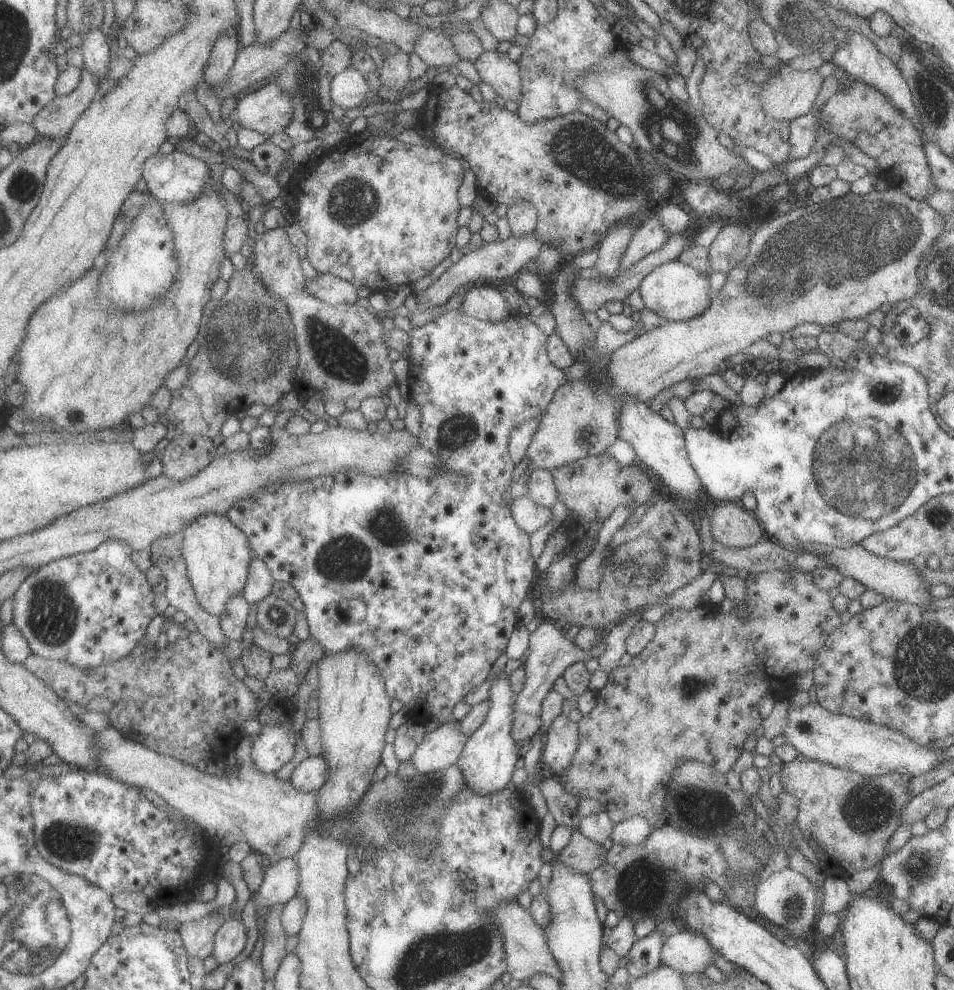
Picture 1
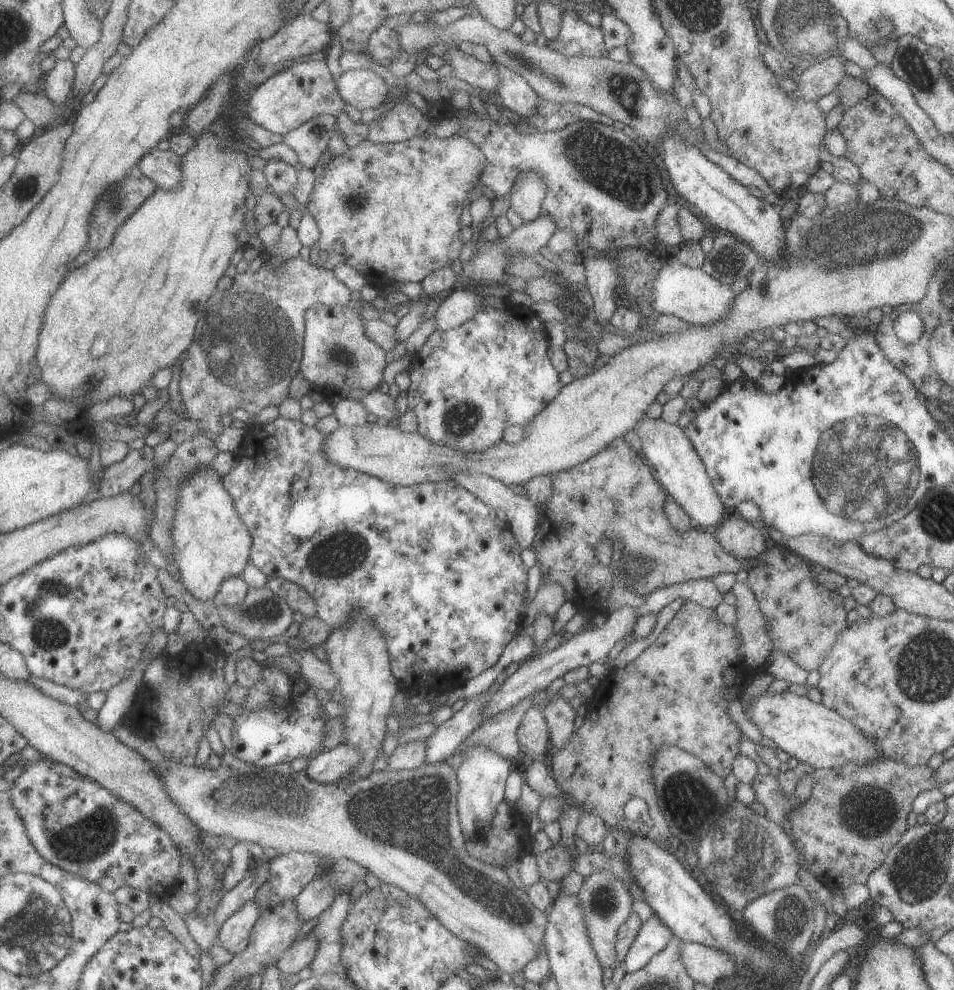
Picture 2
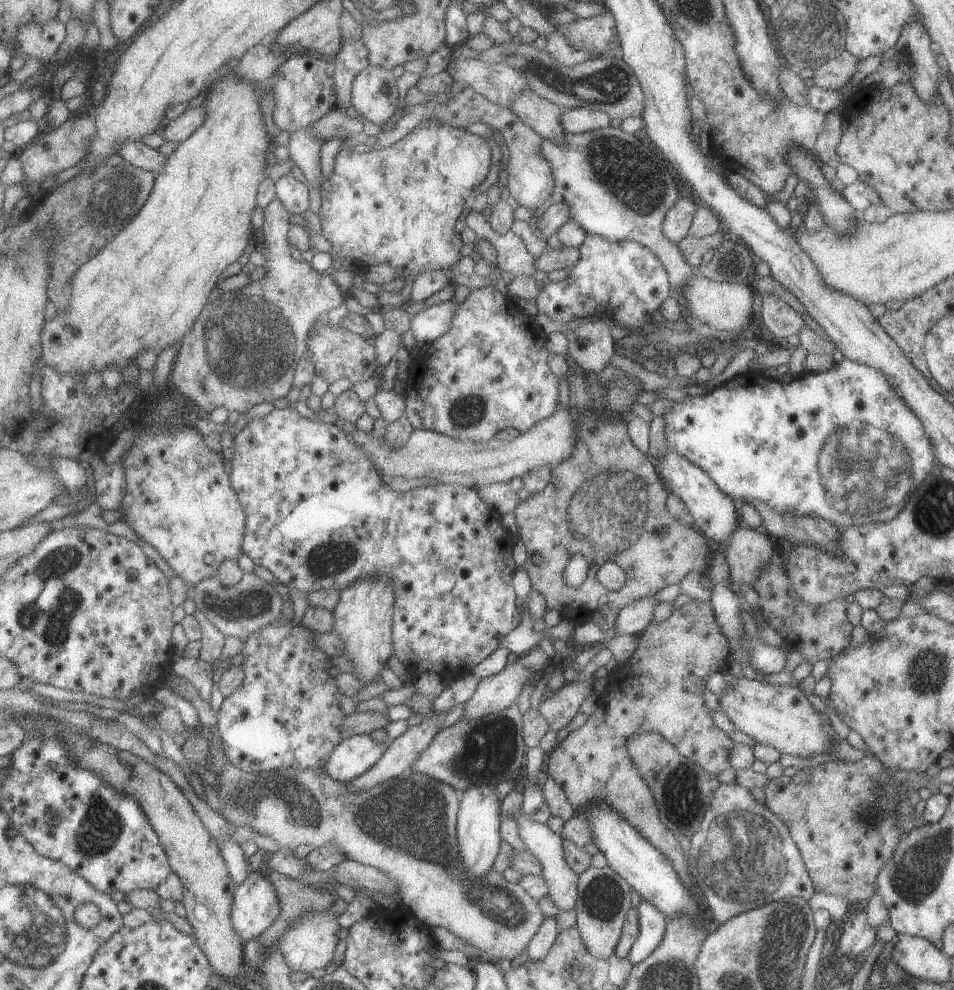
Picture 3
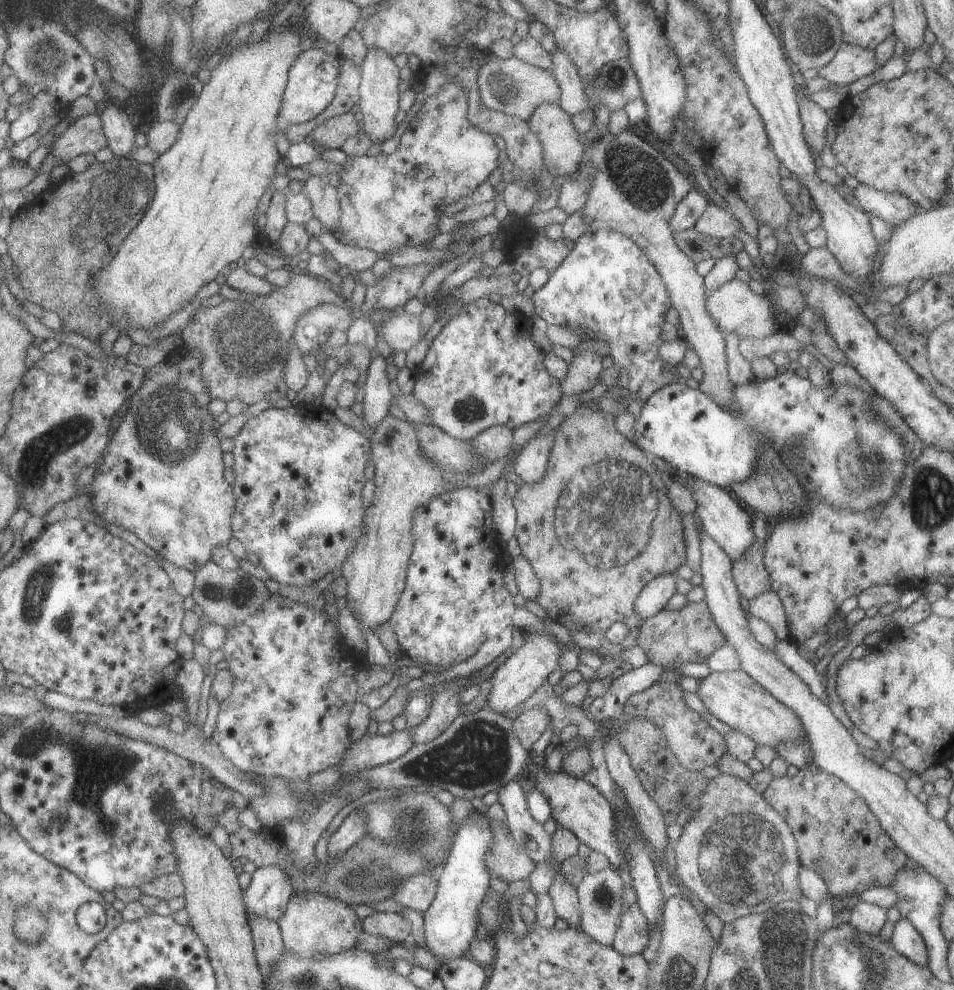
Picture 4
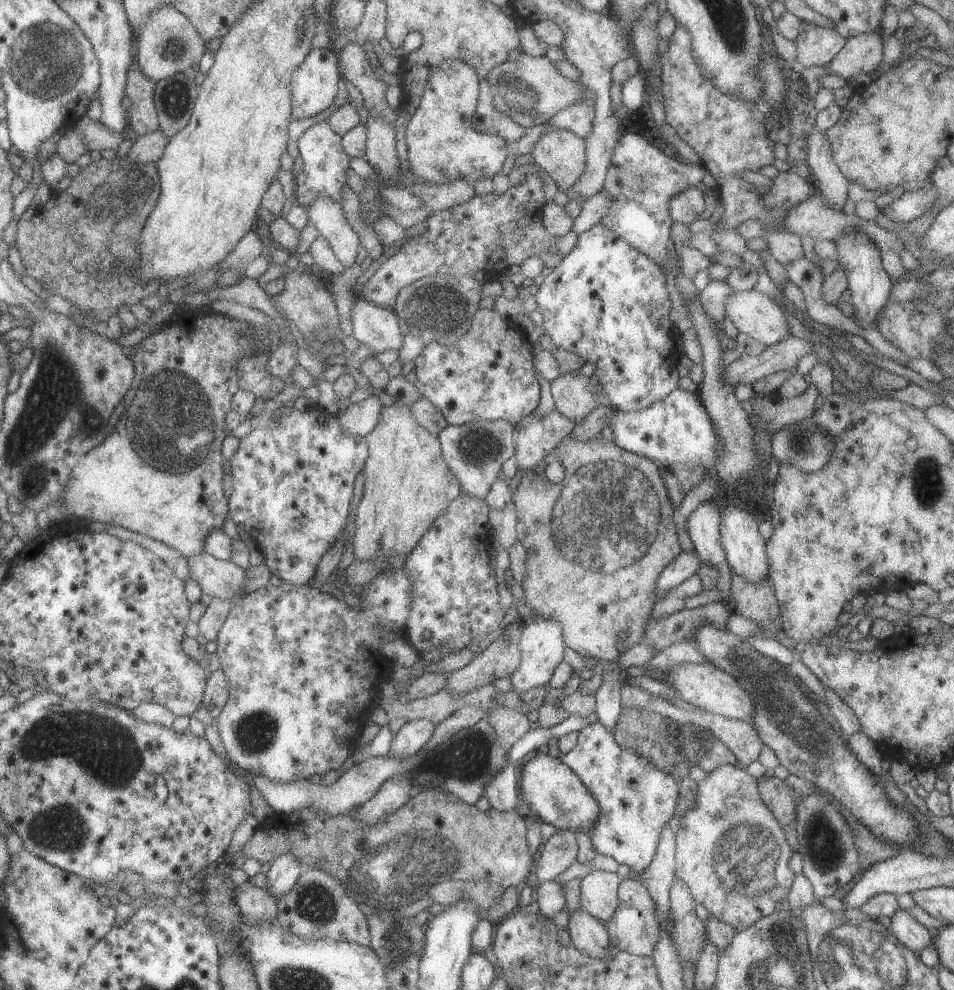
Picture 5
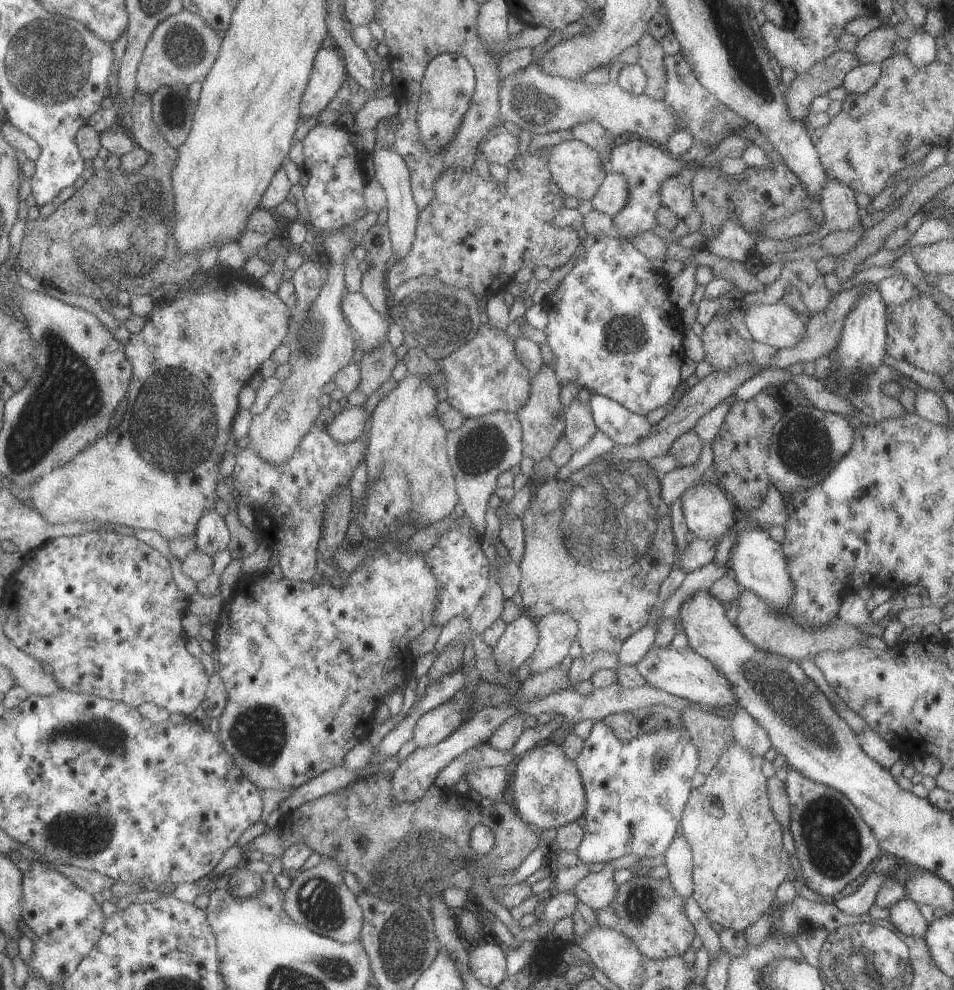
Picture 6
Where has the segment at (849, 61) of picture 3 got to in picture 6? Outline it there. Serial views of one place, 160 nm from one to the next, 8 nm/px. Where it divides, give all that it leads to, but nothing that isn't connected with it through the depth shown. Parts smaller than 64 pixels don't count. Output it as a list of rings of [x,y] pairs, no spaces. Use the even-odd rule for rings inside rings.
[[[886,23],[858,37],[855,48],[851,51],[859,59],[860,64],[877,63],[894,54],[894,41],[900,38],[893,27]]]

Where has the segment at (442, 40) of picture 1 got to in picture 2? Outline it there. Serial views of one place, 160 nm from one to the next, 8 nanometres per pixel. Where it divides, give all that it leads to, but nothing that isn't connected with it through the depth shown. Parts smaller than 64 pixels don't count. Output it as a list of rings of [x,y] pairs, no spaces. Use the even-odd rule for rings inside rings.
[[[449,48],[441,58],[452,67],[455,78],[475,86],[479,91],[489,90],[495,93],[497,90],[499,76],[497,76],[497,70],[493,68],[493,63],[480,62],[457,48]]]

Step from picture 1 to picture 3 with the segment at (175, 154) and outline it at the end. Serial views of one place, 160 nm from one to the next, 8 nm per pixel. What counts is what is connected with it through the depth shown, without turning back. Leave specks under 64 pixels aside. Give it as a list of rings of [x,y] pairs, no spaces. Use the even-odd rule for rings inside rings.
[[[124,140],[117,148],[116,153],[123,161],[140,168],[152,172],[154,175],[162,171],[162,164],[164,163],[164,156],[144,145],[141,140]]]

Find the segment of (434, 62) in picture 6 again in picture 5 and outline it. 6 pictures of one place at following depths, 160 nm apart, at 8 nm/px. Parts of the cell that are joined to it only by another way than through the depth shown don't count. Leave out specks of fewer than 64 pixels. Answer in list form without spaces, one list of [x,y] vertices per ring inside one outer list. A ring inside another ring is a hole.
[[[445,59],[442,60],[436,67],[430,68],[428,72],[428,77],[419,101],[417,105],[417,110],[410,116],[408,123],[405,127],[405,140],[406,149],[408,154],[408,167],[413,173],[416,179],[421,179],[422,181],[429,181],[430,183],[451,183],[451,182],[467,182],[472,185],[479,177],[489,177],[491,178],[496,172],[500,171],[501,164],[503,160],[507,158],[507,152],[505,151],[505,145],[507,141],[501,138],[499,135],[492,135],[485,132],[480,132],[472,127],[472,116],[474,109],[476,108],[476,102],[478,101],[479,87],[478,87],[478,76],[475,69],[464,63],[459,59]]]

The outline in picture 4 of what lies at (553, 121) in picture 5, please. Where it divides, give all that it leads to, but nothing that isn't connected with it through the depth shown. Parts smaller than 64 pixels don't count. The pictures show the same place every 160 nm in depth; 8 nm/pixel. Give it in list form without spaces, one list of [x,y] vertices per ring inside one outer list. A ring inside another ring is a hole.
[[[557,49],[549,54],[552,62],[550,71],[560,88],[560,97],[557,103],[561,110],[571,118],[578,112],[589,109],[588,96],[583,81],[578,77],[573,61],[569,60],[563,51]]]

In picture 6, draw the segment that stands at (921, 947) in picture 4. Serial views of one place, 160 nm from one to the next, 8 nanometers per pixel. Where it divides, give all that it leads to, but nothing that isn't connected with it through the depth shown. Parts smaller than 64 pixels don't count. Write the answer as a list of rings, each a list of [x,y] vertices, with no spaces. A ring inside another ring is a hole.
[[[904,897],[892,904],[888,909],[890,923],[895,930],[910,937],[922,937],[926,931],[927,921],[919,913],[917,904]]]

